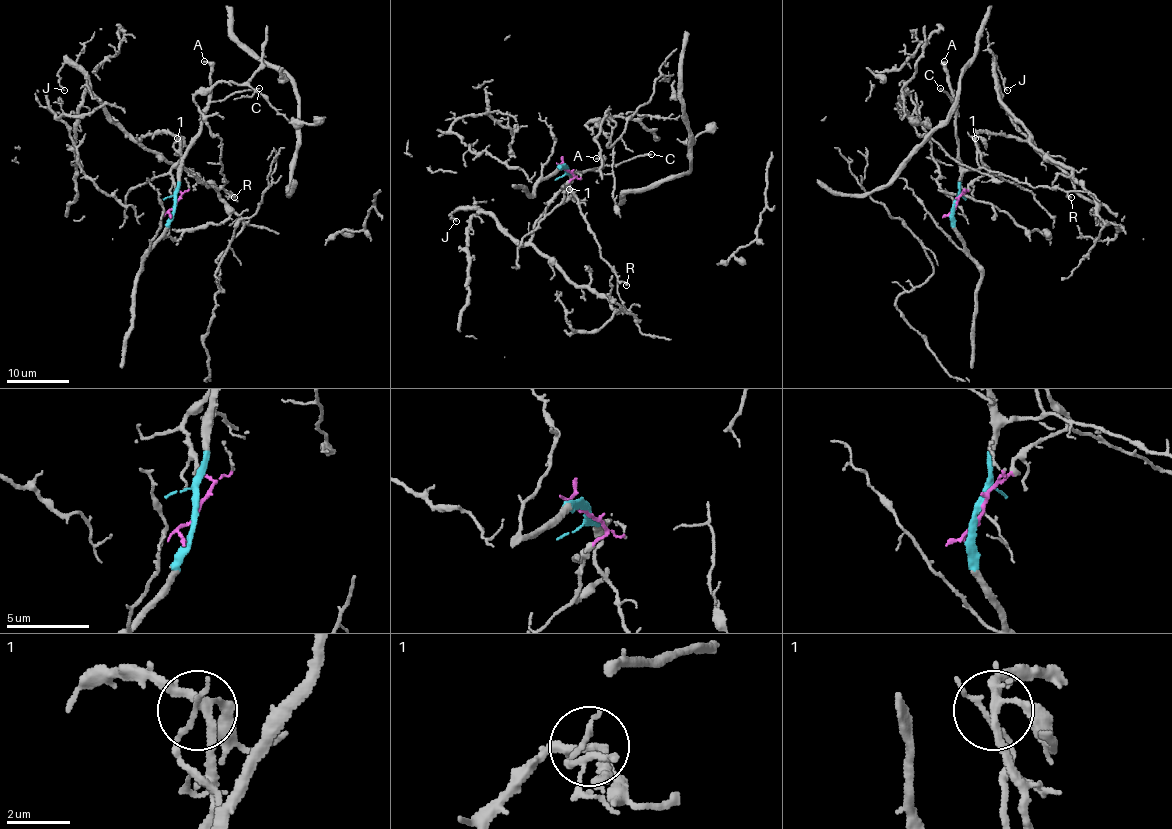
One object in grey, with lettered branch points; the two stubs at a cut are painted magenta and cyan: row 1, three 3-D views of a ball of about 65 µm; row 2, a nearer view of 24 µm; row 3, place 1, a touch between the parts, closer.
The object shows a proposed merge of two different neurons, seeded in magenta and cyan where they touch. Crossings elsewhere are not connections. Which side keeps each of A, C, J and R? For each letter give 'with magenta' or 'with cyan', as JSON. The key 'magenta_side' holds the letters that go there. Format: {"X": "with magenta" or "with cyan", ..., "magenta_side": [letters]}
{"A": "with cyan", "C": "with cyan", "J": "with magenta", "R": "with cyan", "magenta_side": ["J"]}

